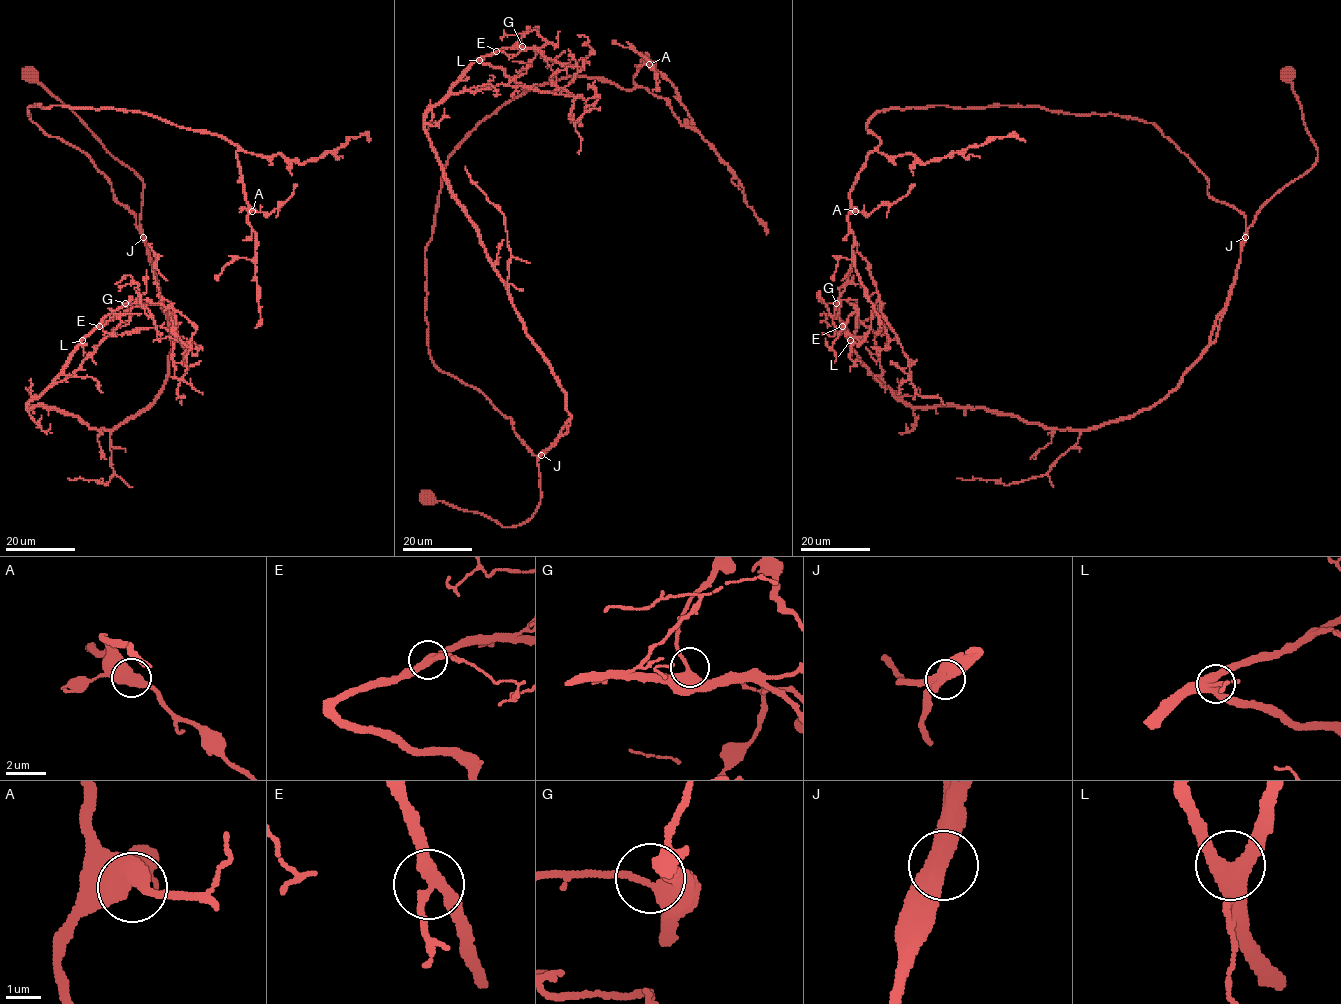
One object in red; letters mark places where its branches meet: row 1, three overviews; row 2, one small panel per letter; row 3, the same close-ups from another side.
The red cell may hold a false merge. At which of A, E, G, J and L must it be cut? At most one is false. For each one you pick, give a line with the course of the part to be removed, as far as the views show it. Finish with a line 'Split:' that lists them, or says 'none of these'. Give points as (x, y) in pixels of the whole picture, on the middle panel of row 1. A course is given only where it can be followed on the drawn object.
J: (541, 455), (567, 432), (571, 424)
Split: J

